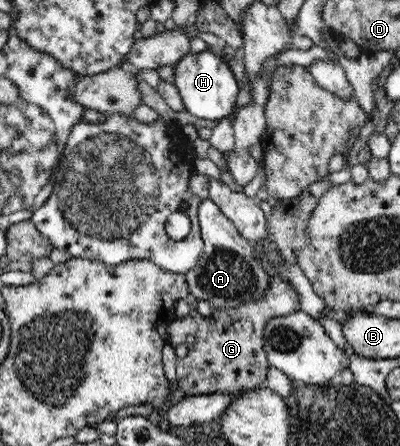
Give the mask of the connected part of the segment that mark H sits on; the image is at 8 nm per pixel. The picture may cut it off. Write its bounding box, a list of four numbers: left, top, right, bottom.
[174,49,238,120]

